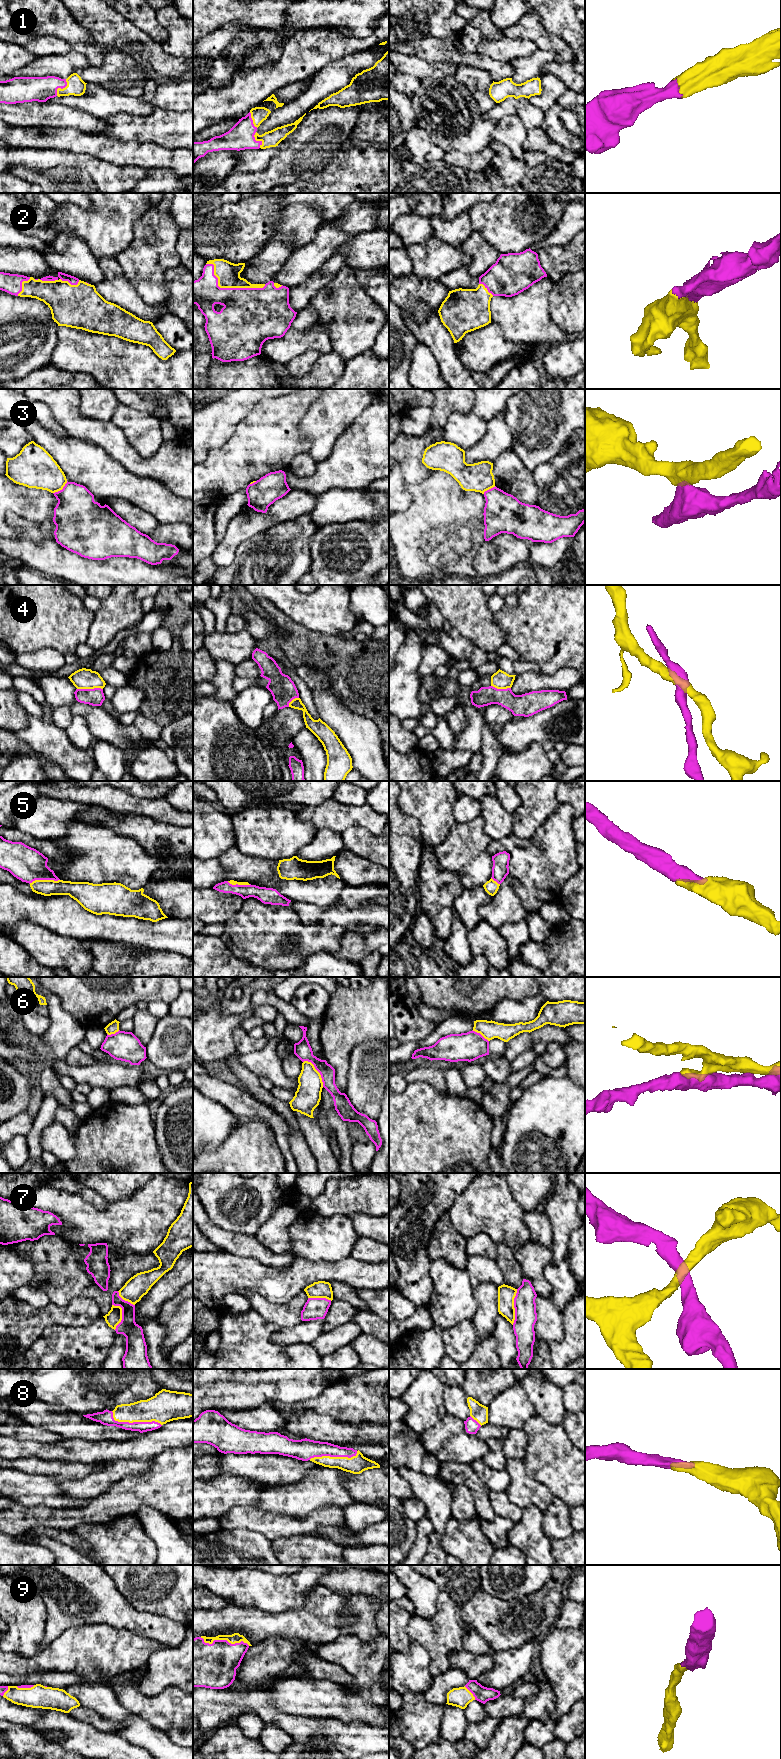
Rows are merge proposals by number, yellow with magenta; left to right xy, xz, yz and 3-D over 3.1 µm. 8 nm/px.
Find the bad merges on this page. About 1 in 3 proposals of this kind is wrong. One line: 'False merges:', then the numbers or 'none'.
False merges: 3, 4, 6, 7

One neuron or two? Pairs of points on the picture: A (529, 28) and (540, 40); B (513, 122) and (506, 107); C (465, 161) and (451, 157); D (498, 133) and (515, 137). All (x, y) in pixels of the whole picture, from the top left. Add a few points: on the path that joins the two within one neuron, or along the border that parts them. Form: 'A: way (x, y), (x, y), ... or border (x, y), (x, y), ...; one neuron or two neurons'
A: way (532, 31), (538, 37); one neuron
B: border (515, 113), (508, 114), (495, 122); two neurons
C: way (462, 160), (454, 158); one neuron
D: way (502, 133), (511, 133); one neuron

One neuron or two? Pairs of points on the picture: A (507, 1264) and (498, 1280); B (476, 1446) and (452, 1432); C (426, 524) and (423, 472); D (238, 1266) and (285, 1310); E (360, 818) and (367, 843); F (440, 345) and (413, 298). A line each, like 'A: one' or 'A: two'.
A: two
B: one
C: two
D: two
E: two
F: one

